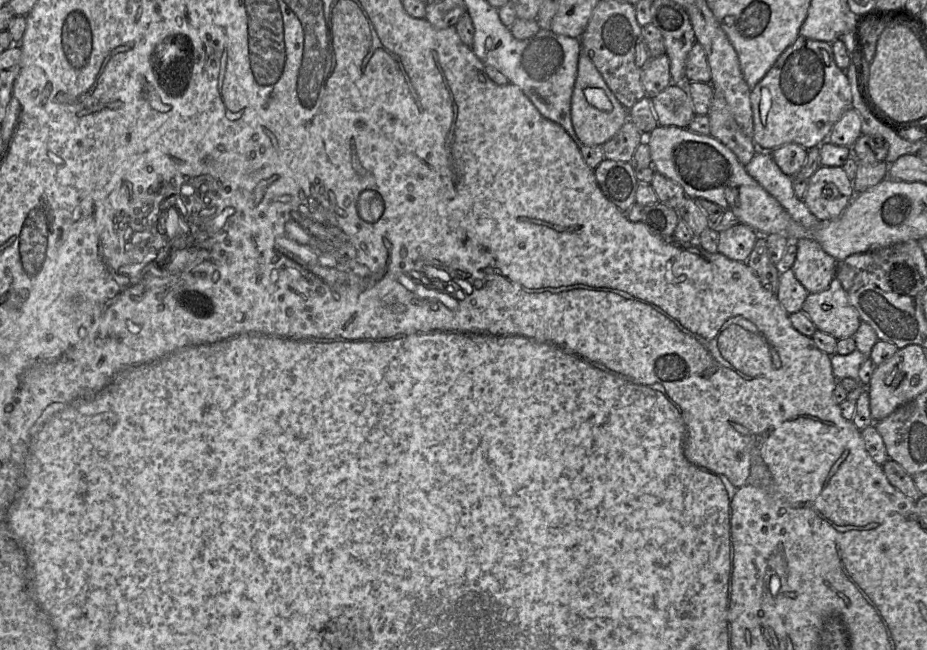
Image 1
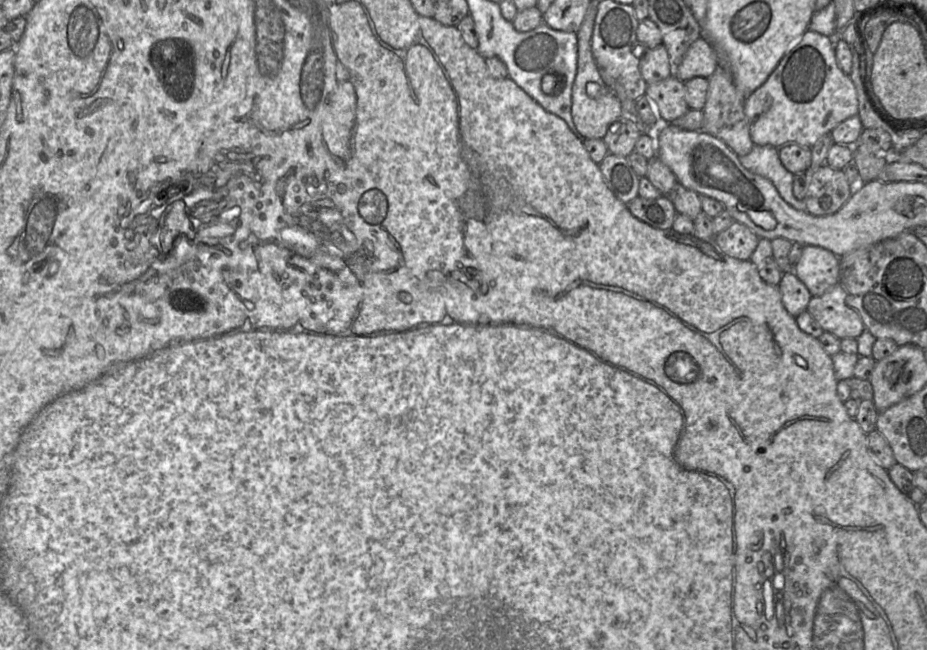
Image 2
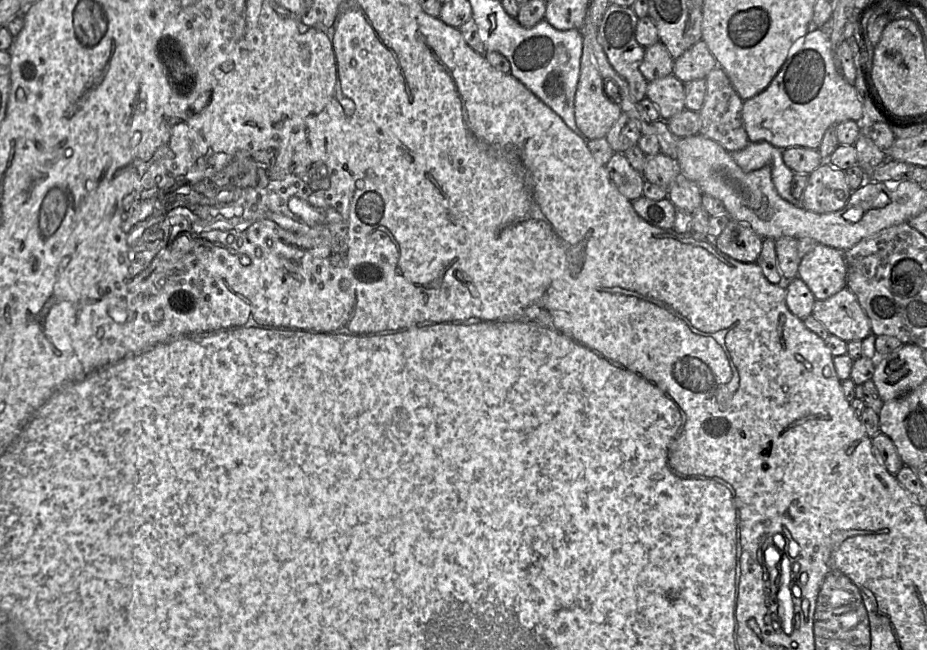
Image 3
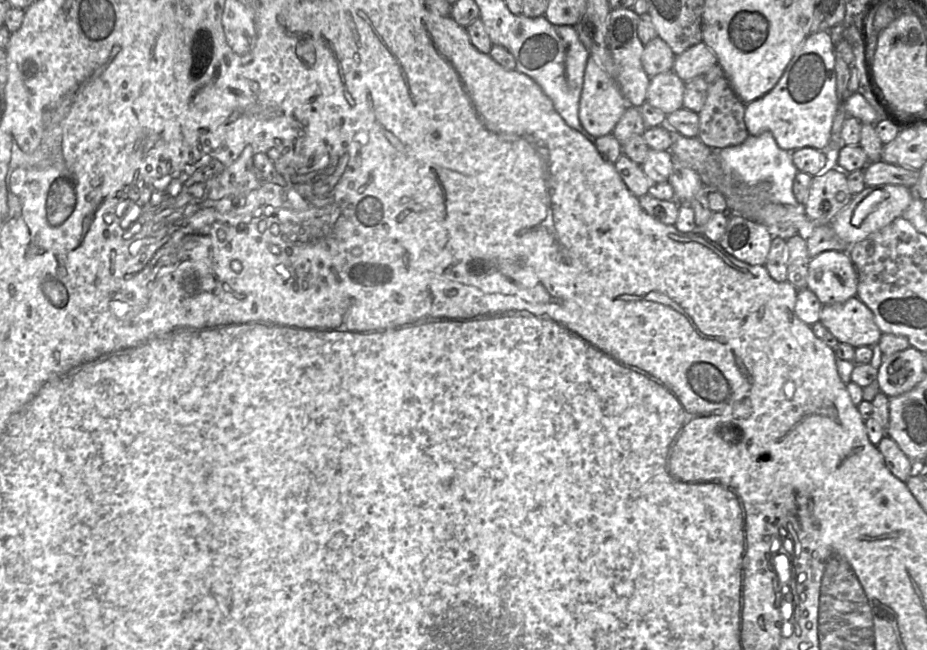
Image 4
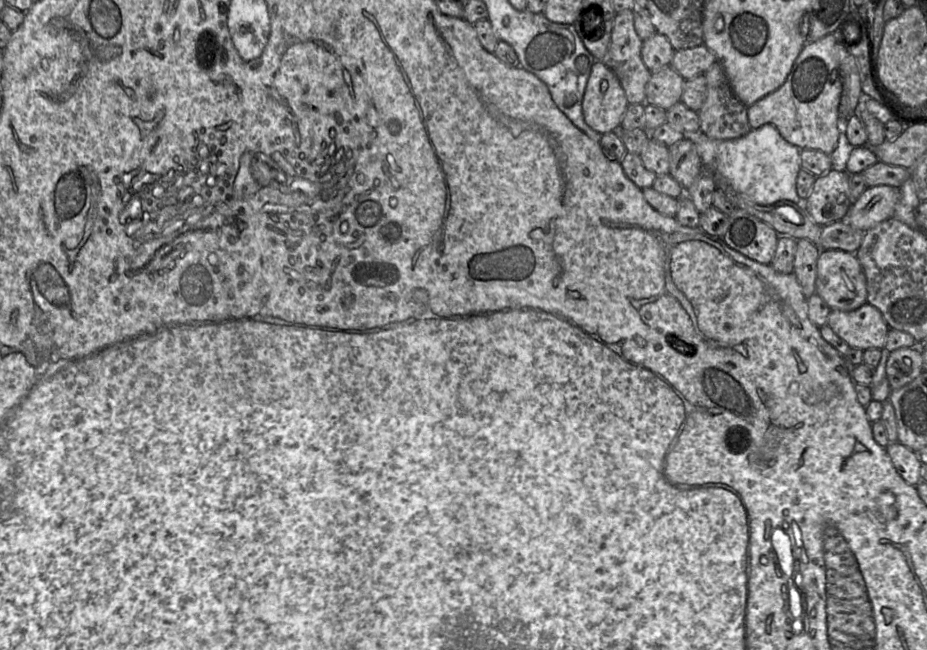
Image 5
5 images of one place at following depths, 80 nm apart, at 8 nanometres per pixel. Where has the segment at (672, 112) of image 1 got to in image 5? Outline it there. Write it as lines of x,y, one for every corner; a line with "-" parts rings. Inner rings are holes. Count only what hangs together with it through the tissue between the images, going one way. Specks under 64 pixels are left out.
671,65
652,72
645,87
645,104
667,111
681,102
685,81

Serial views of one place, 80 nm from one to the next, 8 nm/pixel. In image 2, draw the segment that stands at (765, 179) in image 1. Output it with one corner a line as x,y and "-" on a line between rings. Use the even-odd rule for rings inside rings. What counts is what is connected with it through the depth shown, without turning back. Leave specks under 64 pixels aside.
754,146
749,154
739,157
739,161
748,171
769,179
781,198
796,210
806,211
803,200
793,195
794,174
781,163
778,148
773,146

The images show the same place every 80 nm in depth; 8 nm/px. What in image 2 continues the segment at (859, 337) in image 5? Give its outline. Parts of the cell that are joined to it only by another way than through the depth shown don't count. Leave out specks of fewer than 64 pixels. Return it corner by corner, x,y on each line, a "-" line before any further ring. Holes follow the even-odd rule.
840,283
821,296
812,296
806,311
824,331
839,340
857,339
866,329
860,314
847,304
847,293

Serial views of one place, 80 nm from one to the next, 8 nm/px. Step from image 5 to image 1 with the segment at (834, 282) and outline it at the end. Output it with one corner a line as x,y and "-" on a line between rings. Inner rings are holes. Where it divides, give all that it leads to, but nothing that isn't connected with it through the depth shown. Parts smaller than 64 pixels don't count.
803,238
791,243
795,243
796,246
796,258
791,267
796,279
808,293
818,293
825,290
836,276
838,261
828,255
814,239

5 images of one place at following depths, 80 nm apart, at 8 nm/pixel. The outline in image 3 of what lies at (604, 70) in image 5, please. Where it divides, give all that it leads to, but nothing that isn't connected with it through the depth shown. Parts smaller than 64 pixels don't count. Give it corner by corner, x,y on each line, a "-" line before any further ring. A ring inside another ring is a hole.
588,46
582,50
574,112
577,126
589,139
606,137
622,113
619,103
606,95
603,78

